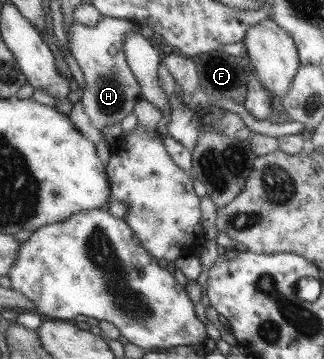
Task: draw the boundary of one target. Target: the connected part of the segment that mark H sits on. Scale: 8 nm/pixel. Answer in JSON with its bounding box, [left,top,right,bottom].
[70,16,140,134]

